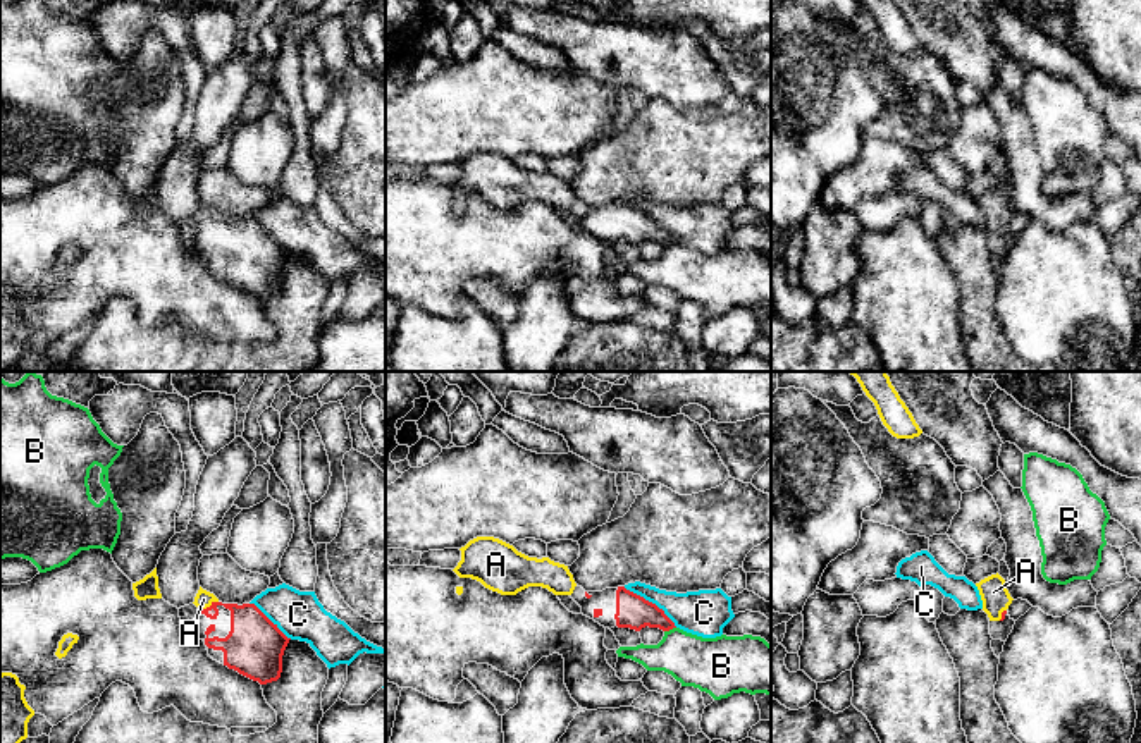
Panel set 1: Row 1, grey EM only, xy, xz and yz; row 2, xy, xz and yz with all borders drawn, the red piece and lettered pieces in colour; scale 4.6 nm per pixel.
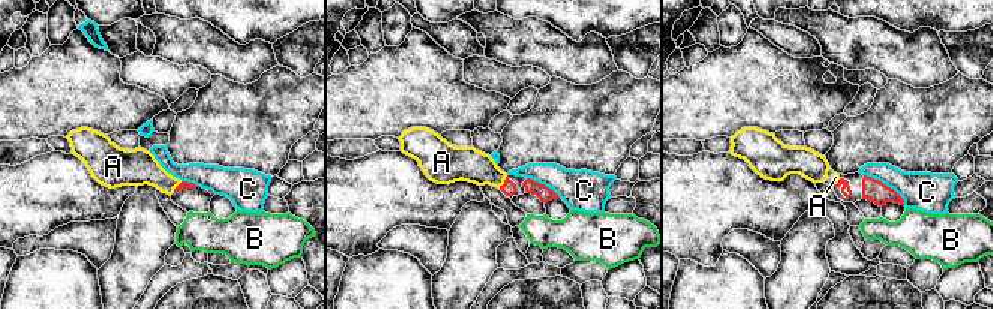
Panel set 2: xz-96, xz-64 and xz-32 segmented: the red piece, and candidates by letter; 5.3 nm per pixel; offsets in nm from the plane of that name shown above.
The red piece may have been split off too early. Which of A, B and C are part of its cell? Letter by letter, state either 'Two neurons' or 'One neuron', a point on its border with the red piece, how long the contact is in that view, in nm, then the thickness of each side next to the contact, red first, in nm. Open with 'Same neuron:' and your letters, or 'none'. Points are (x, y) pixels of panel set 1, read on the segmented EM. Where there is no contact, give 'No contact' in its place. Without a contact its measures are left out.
Same neuron: A
A: One neuron. Touches red at xy (210, 606). Shared border 100 nm. Thickness 220 nm (red) against 90 nm
B: Two neurons. Touches red at xz (670, 628). Shared border 60 nm. Thickness 160 nm (red) against 260 nm
C: Two neurons. Touches red at xz (651, 602). Shared border 320 nm. Thickness 160 nm (red) against 220 nm

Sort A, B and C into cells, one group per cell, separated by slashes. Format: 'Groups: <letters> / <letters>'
Groups: A / B / C

